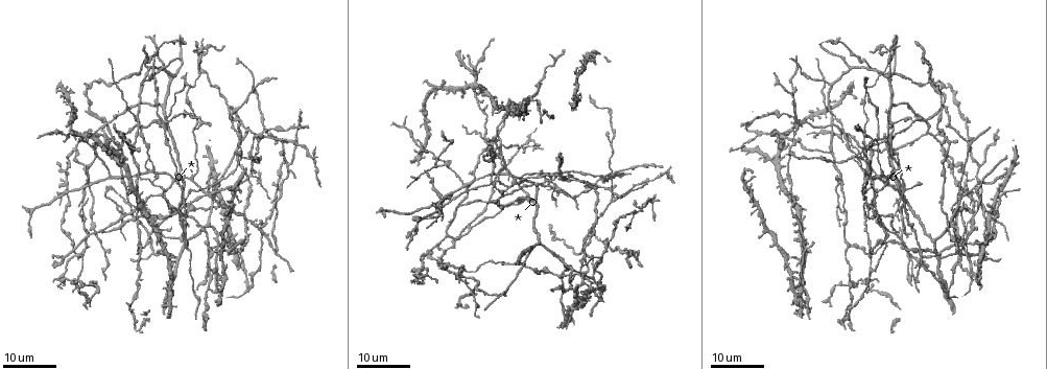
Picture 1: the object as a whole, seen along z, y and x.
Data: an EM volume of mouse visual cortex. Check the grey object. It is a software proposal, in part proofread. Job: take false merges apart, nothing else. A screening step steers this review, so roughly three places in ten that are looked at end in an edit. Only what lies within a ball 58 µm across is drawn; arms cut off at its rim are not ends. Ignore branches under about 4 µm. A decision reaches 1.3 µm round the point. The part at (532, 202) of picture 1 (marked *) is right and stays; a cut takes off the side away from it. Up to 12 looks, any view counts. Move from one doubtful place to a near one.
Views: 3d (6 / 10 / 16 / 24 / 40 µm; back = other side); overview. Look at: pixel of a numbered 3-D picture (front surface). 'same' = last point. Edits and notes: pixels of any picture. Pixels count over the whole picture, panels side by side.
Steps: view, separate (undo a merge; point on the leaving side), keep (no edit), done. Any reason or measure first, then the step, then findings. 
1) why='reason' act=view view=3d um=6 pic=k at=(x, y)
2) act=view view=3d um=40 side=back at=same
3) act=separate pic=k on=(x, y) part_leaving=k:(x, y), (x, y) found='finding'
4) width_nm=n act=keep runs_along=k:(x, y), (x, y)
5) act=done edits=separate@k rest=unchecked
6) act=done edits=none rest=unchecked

why='looks like a crossing' act=view view=3d um=24 pic=1 at=(85, 236)

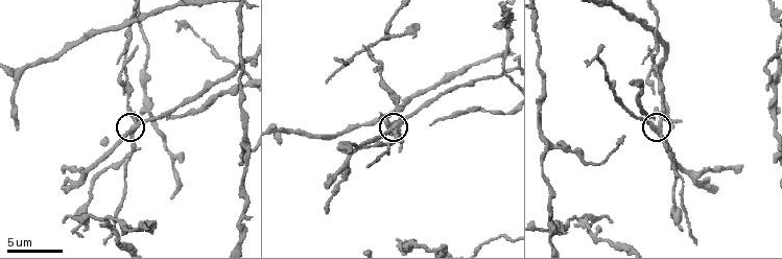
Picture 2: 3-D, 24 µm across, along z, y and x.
act=view view=3d um=6 pic=2 at=(658, 123)

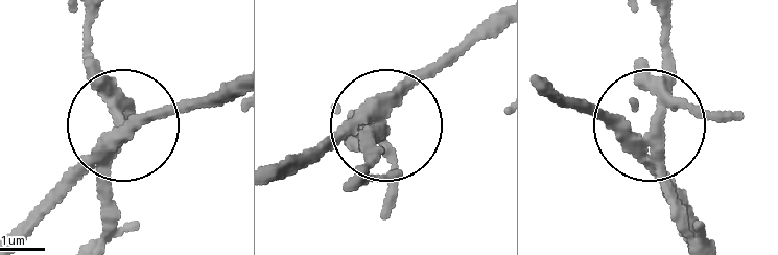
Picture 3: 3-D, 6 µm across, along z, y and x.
side_arm_um=23 arms=4 act=separate pic=3 on=(114, 83) found='two neurons meet here'

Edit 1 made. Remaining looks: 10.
why='three arms meet' act=view view=3d um=24 pic=1 at=(206, 195)

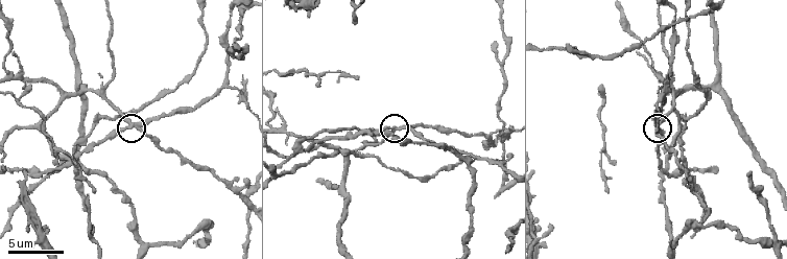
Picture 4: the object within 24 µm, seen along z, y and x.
act=view view=3d um=10 pic=4 at=(130, 128)

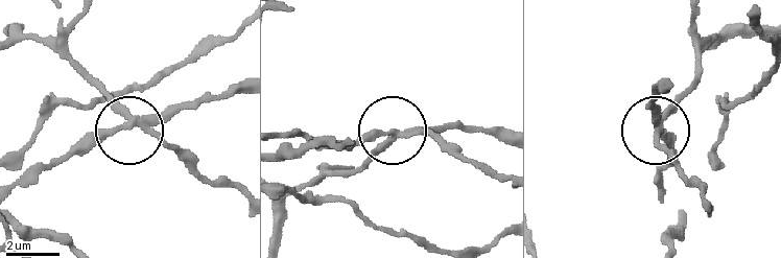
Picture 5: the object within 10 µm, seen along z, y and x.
act=separate pic=5 on=(101, 136) part_leaving=5:(139, 123), (157, 123), (237, 92) found='a second neuron is stuck on'

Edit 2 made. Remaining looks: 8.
why='four-way junction' act=view view=3d um=10 pic=4 at=(674, 91)

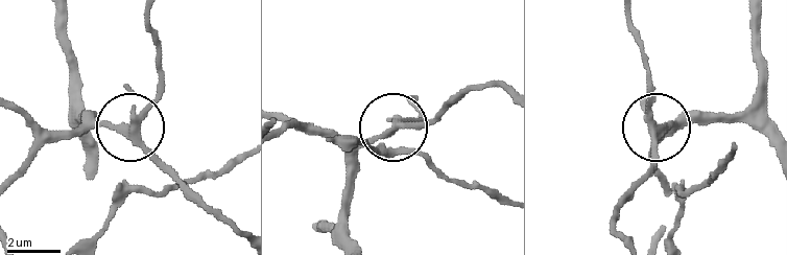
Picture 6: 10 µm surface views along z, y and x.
why='zoom in' act=view view=3d um=6 pic=6 at=(650, 131)

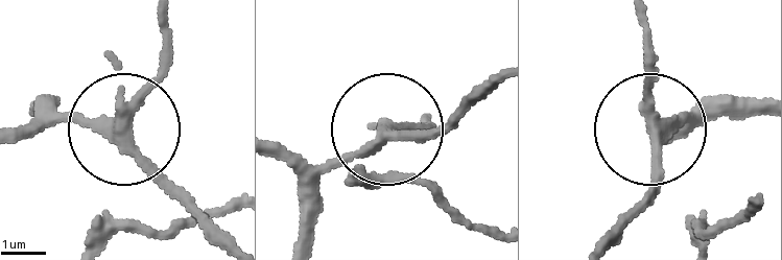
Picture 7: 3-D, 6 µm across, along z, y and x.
side_arm_um=30 act=keep runs_along=7:(297, 235), (320, 180), (390, 134), (461, 116) found='continuous, no second neuron'

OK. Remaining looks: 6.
why='three arms meet' act=view view=3d um=16 pic=1 at=(841, 178)

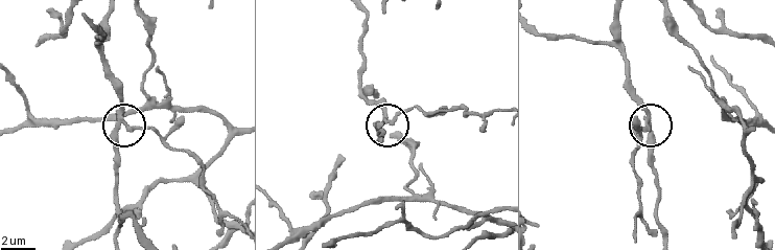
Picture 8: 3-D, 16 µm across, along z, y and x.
act=view view=3d um=6 pic=8 at=(649, 122)

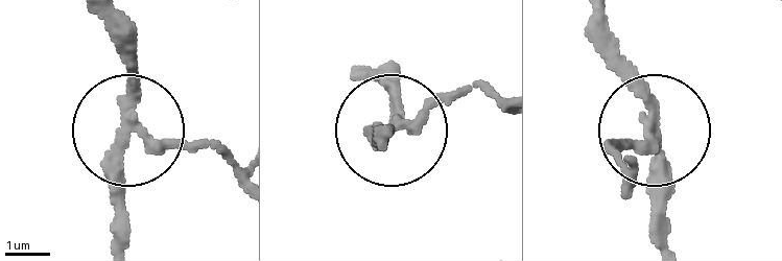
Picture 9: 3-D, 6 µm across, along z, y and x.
arms=3 act=separate pic=9 on=(200, 141) part_leaving=9:(151, 136), (237, 166) found='two neurons meet here'

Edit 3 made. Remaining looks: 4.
why='small branch off a trunk' act=view view=3d um=16 pic=1 at=(503, 174)

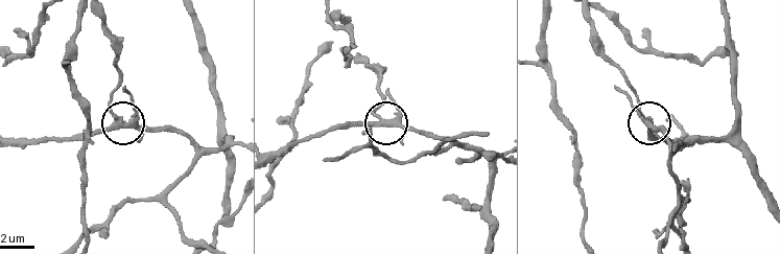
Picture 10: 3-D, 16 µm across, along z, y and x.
why='zoom in' act=view view=3d um=10 pic=10 at=(116, 117)

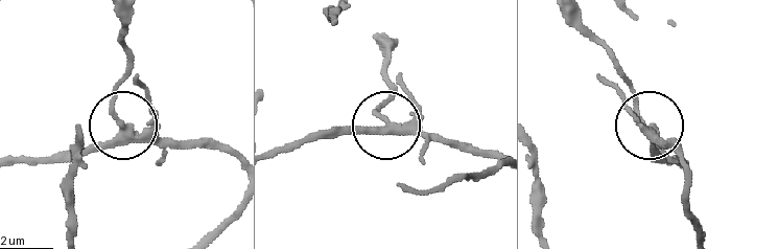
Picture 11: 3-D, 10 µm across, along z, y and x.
arms=3 act=separate pic=11 on=(150, 111) part_leaving=11:(133, 131), (115, 106), (128, 59), (121, 12) found='two neurons meet here'

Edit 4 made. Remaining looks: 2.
act=done edits=separate@3,separate@5,separate@9,separate@11 rest=unchecked

